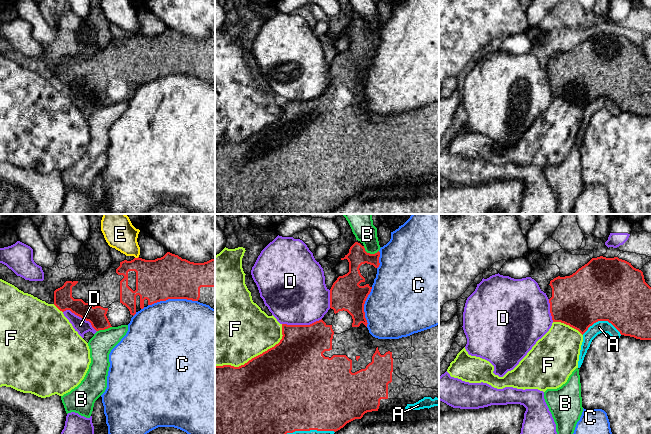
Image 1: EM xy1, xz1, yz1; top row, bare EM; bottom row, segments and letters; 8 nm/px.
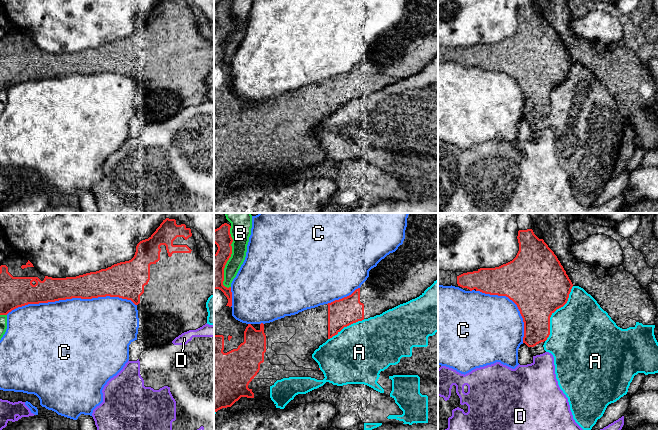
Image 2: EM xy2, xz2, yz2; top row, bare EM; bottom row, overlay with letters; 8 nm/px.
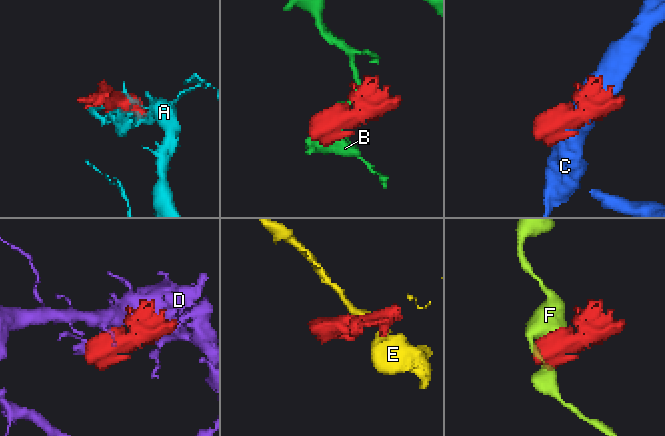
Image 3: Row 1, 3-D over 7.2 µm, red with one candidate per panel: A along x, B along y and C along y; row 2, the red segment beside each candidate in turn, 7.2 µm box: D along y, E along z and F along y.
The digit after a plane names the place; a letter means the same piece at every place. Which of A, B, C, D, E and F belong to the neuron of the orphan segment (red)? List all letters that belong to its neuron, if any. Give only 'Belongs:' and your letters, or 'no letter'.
Belongs: no letter

